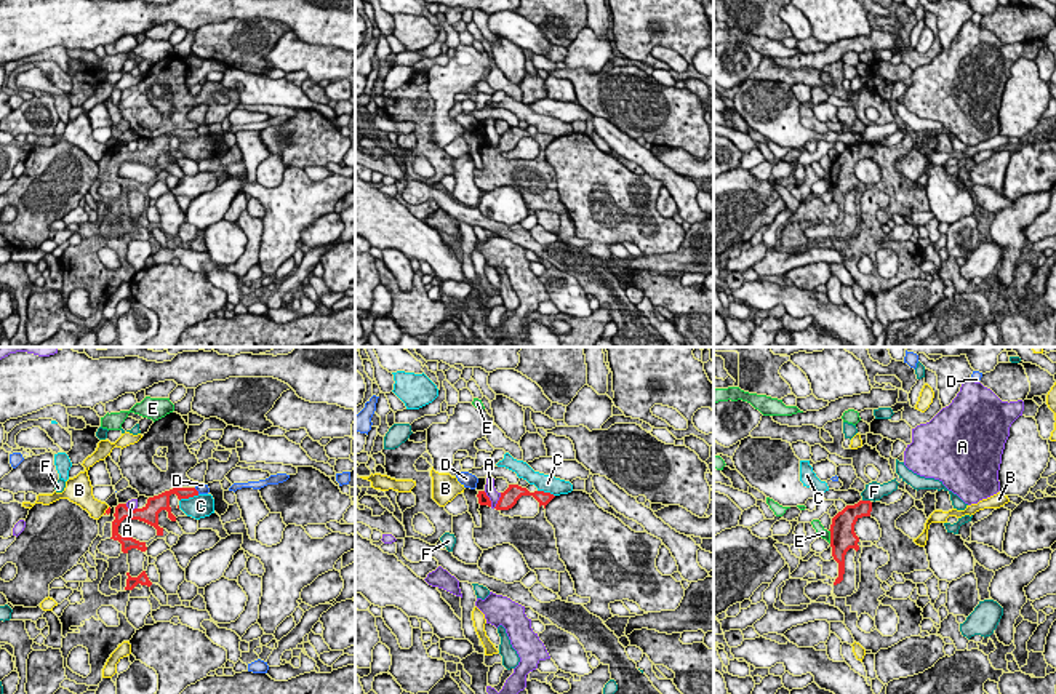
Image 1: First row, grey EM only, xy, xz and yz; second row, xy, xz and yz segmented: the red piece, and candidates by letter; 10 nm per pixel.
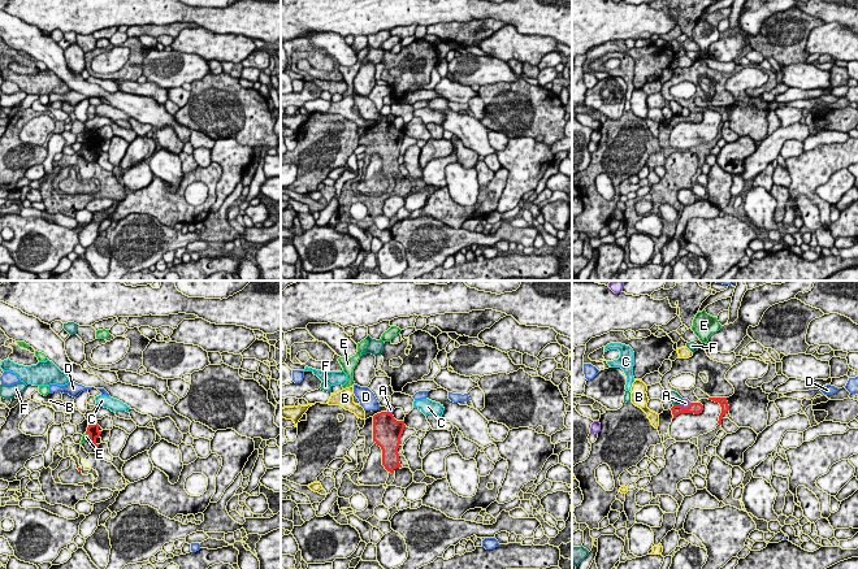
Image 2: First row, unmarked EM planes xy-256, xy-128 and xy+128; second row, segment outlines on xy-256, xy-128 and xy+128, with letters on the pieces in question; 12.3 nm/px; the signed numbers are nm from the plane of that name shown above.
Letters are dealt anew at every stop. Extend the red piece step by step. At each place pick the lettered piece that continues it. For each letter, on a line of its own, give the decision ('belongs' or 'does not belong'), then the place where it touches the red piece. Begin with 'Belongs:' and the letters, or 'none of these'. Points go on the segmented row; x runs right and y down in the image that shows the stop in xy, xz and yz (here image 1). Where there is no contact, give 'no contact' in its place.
Belongs: none of these
A: does not belong | xz (490, 501)
B: does not belong | xy (106, 510)
C: does not belong | xy (189, 496)
D: does not belong | xy (197, 491)
E: does not belong | yz (831, 536)
F: does not belong | yz (866, 501)

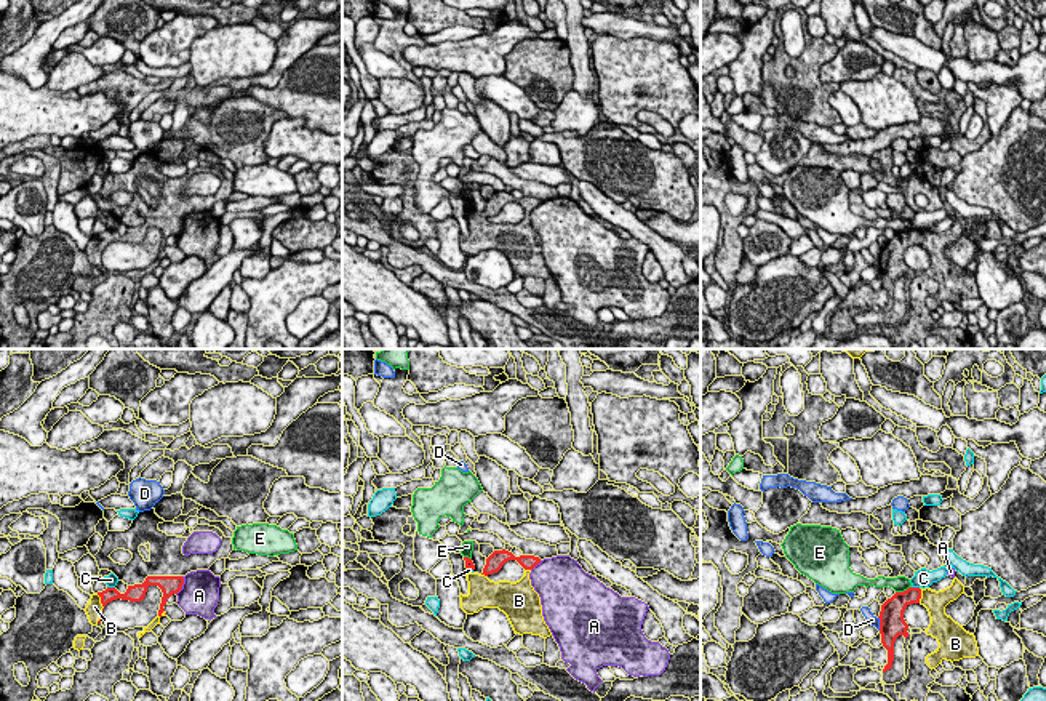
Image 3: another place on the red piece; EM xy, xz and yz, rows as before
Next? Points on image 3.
Belongs: B
A: does not belong | xy (181, 586)
B: belongs | xy (101, 602)
C: does not belong | yz (915, 588)
D: does not belong | yz (880, 623)
E: does not belong | yz (904, 591)

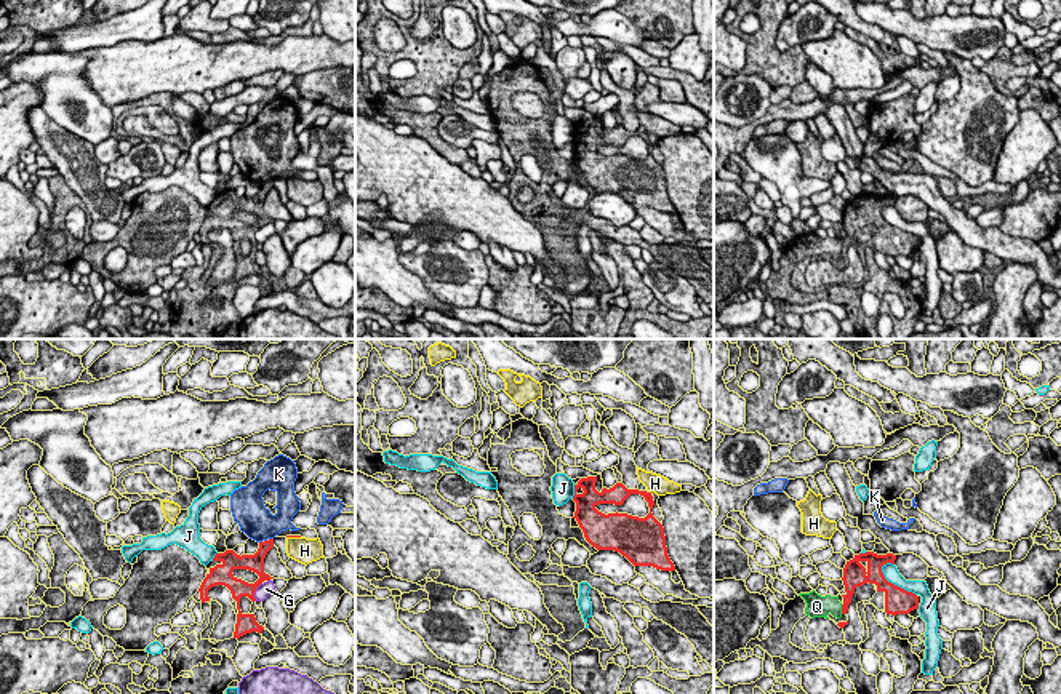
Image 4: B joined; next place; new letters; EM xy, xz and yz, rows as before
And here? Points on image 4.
Belongs: none of these
G: does not belong | xy (255, 590)
H: does not belong | xy (293, 536)
J: does not belong | yz (893, 584)
K: does not belong | xy (271, 539)
Q: does not belong | yz (842, 610)

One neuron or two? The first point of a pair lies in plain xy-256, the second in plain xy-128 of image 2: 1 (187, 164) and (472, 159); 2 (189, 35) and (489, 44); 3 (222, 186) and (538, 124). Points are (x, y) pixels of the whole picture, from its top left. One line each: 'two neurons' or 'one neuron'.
1: two neurons
2: one neuron
3: two neurons

